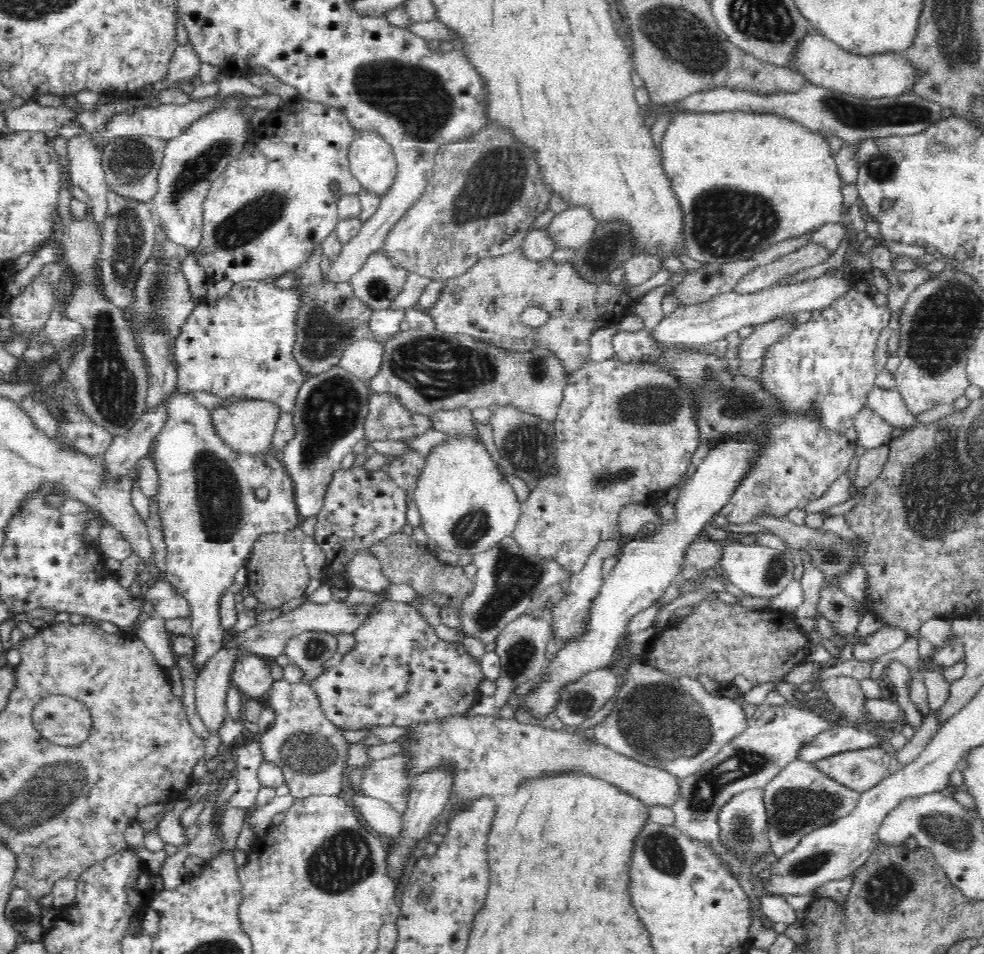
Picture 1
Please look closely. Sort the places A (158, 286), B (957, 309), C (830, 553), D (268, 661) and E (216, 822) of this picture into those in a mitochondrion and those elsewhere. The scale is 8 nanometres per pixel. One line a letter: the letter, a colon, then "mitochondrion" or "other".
A: mitochondrion
B: mitochondrion
C: mitochondrion
D: other
E: other

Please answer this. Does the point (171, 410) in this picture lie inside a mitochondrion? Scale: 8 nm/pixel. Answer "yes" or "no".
no

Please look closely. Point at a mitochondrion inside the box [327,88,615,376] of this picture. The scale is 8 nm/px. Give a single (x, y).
(497, 182)

